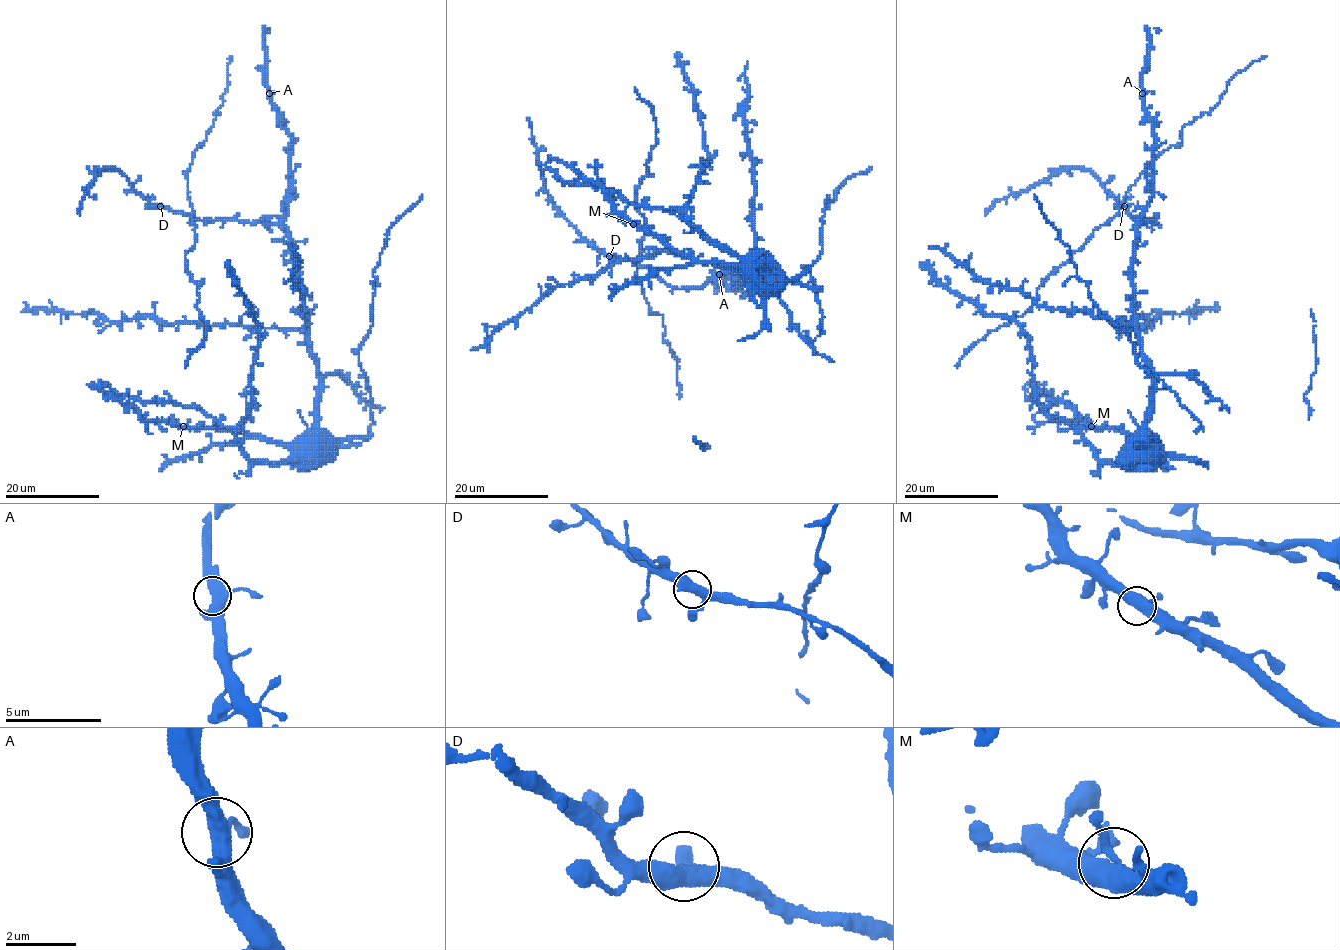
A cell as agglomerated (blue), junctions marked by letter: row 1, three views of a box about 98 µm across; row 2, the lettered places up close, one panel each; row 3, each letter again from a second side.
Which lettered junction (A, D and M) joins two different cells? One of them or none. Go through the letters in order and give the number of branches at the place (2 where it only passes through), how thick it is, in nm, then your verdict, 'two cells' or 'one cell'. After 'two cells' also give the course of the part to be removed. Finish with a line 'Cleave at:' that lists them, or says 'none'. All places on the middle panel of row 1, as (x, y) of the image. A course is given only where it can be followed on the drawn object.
A: branches 3; calibre 440 nm; one cell
D: branches 3; calibre 420 nm; one cell
M: branches 3; calibre 440 nm; one cell
Cleave at: none

